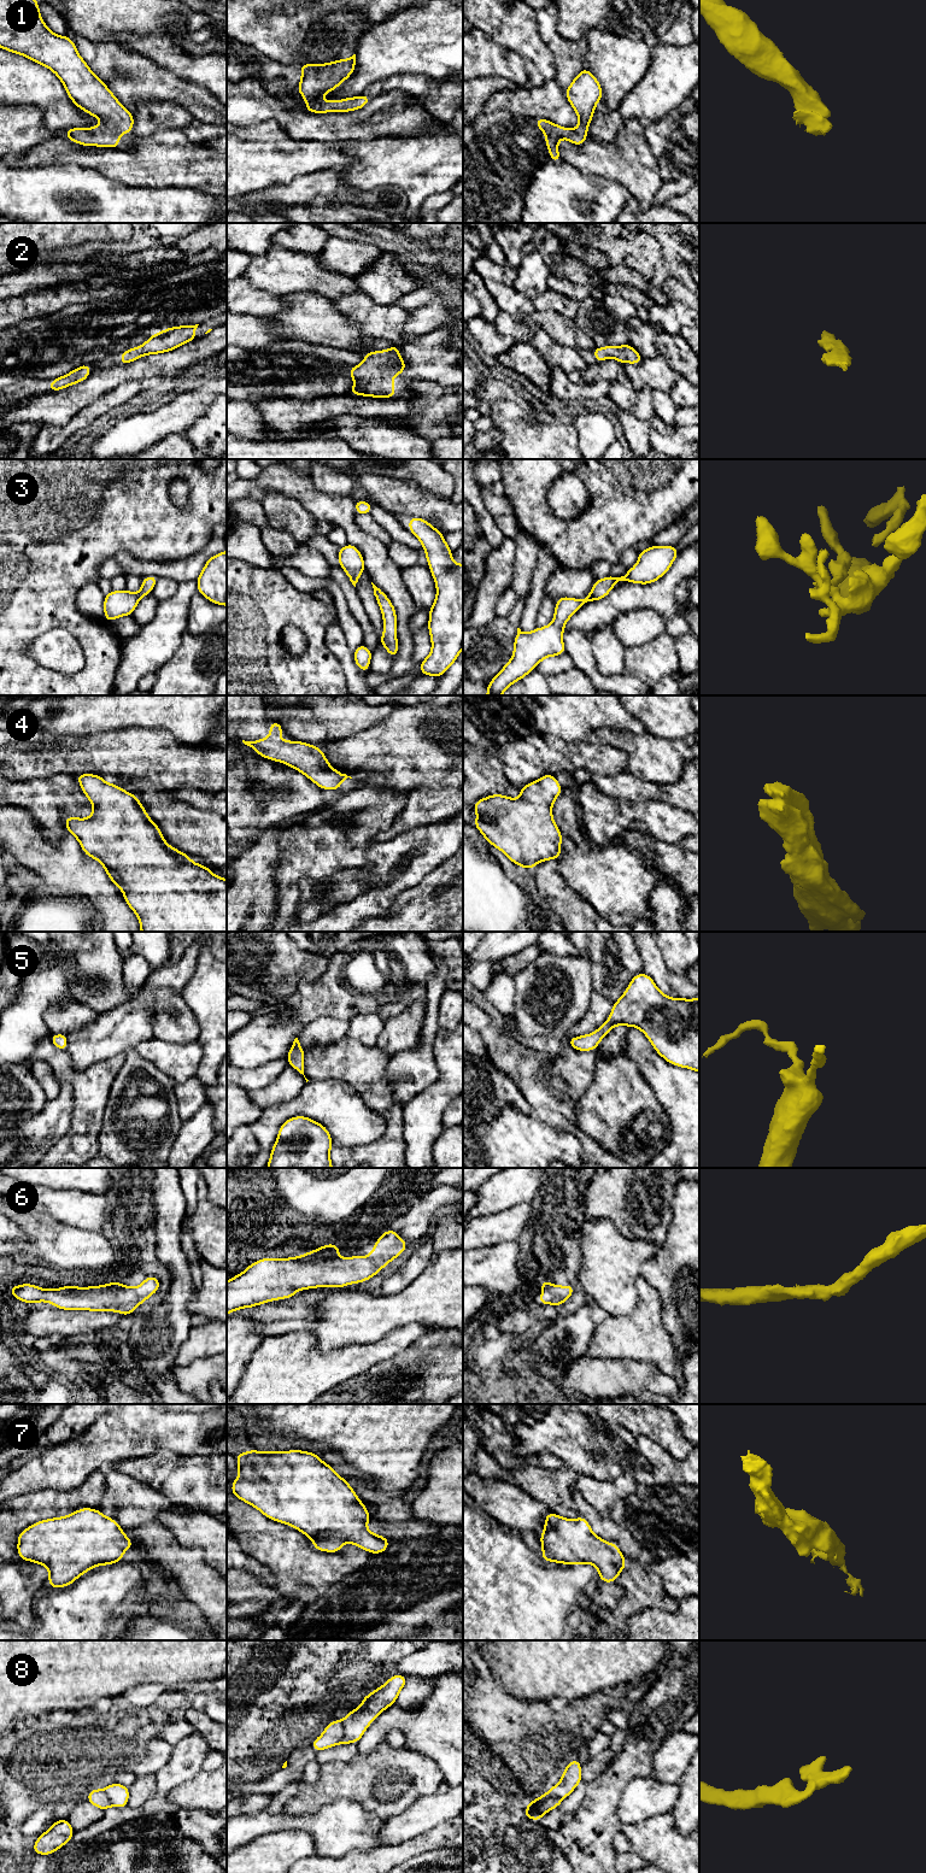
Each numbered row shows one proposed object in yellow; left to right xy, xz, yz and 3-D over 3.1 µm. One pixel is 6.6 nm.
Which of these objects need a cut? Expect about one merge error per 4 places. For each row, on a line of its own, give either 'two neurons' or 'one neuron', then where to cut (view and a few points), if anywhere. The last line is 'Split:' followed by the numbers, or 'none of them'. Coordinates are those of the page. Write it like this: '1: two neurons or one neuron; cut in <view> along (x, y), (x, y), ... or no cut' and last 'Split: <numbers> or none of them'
1: one neuron; no cut
2: one neuron; no cut
3: one neuron; no cut
4: one neuron; no cut
5: one neuron; no cut
6: one neuron; no cut
7: one neuron; no cut
8: two neurons; cut in yz along (561, 1798), (537, 1800), (532, 1804)
Split: 8

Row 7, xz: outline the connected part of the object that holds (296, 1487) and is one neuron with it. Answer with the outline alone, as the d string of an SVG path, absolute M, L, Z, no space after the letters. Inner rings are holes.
M252 1449L247 1452L236 1454L235 1457L239 1476L232 1481L233 1496L254 1507L268 1519L297 1528L313 1540L313 1549L335 1554L341 1550L342 1543L350 1543L369 1554L381 1554L387 1550L389 1540L367 1529L367 1522L371 1519L371 1515L347 1480L338 1475L333 1467L324 1463L317 1454L301 1450L259 1452Z

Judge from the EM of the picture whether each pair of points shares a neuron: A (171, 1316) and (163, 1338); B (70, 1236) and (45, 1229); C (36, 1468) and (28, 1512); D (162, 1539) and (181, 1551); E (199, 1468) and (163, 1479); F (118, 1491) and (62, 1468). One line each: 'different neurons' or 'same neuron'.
A: same neuron
B: same neuron
C: different neurons
D: same neuron
E: same neuron
F: different neurons

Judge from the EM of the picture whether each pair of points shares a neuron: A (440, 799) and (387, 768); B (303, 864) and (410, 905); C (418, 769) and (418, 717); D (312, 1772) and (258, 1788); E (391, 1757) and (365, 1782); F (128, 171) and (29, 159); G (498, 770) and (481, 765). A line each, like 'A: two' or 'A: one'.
A: one
B: two
C: one
D: two
E: one
F: one
G: one

